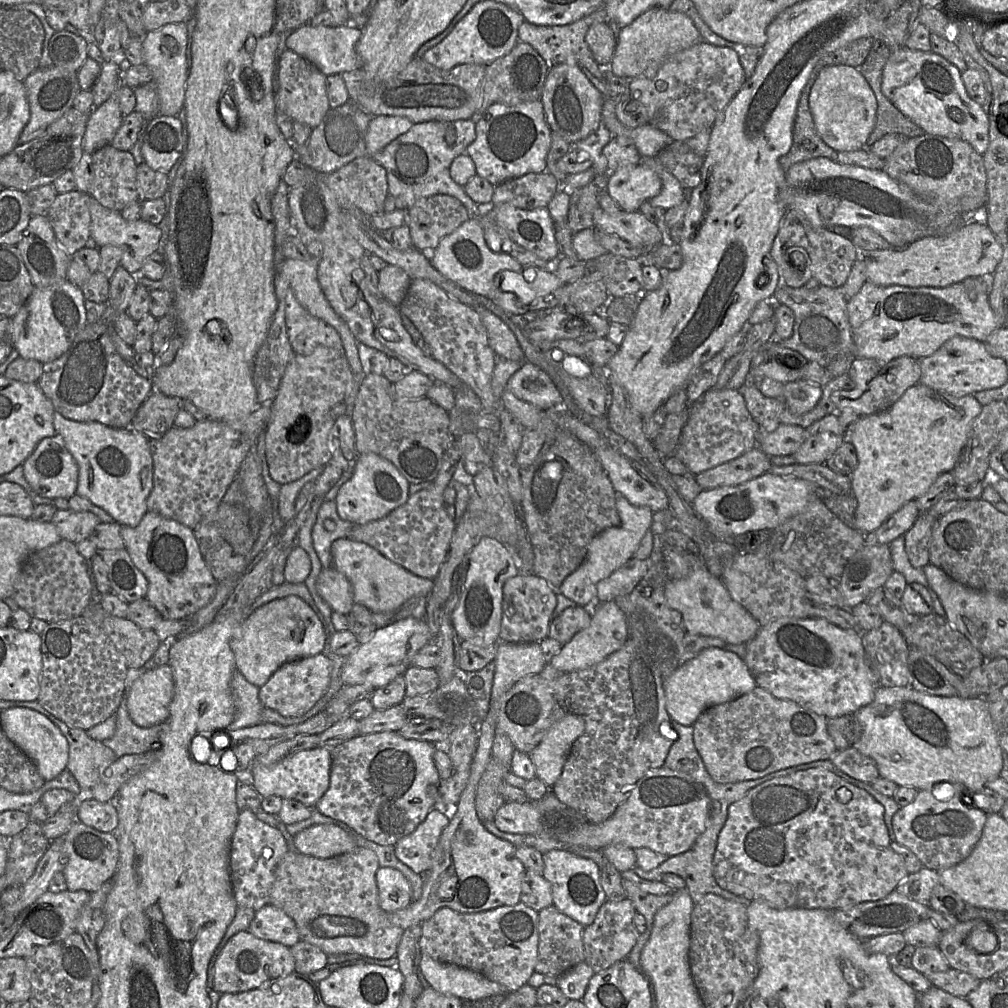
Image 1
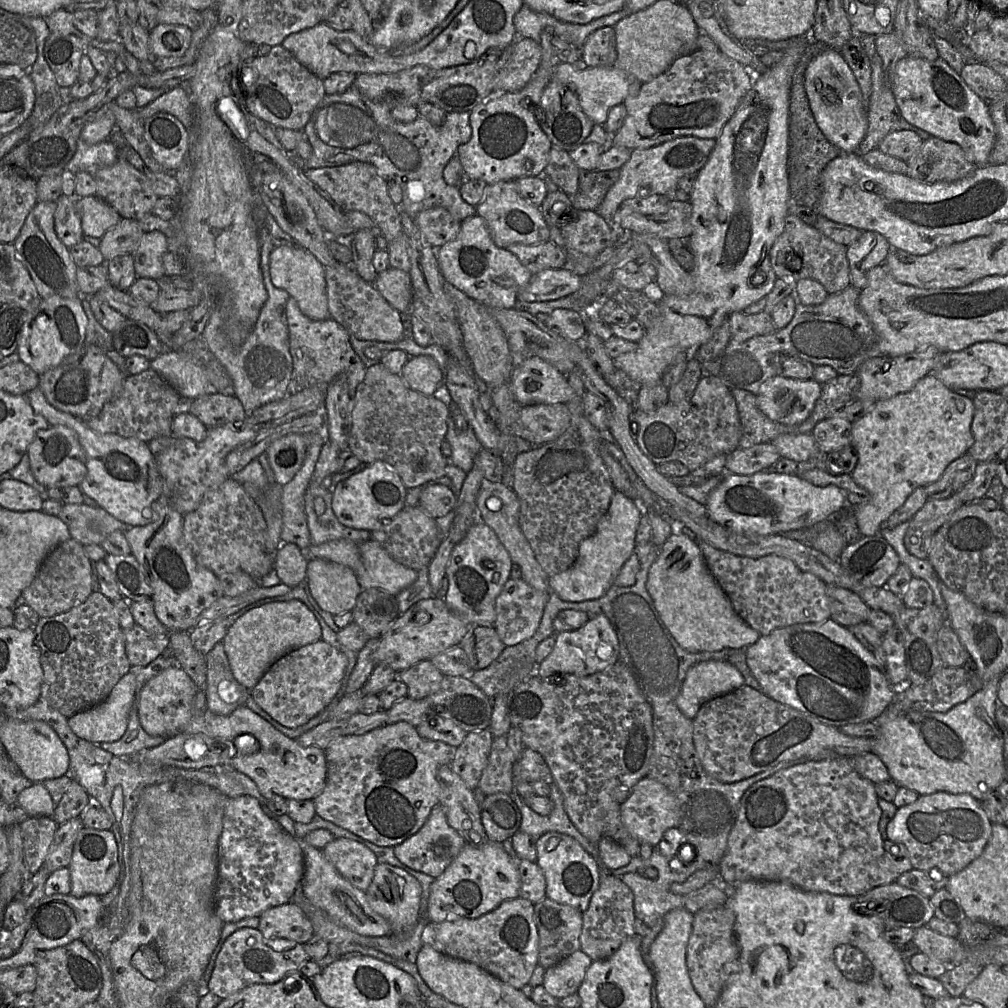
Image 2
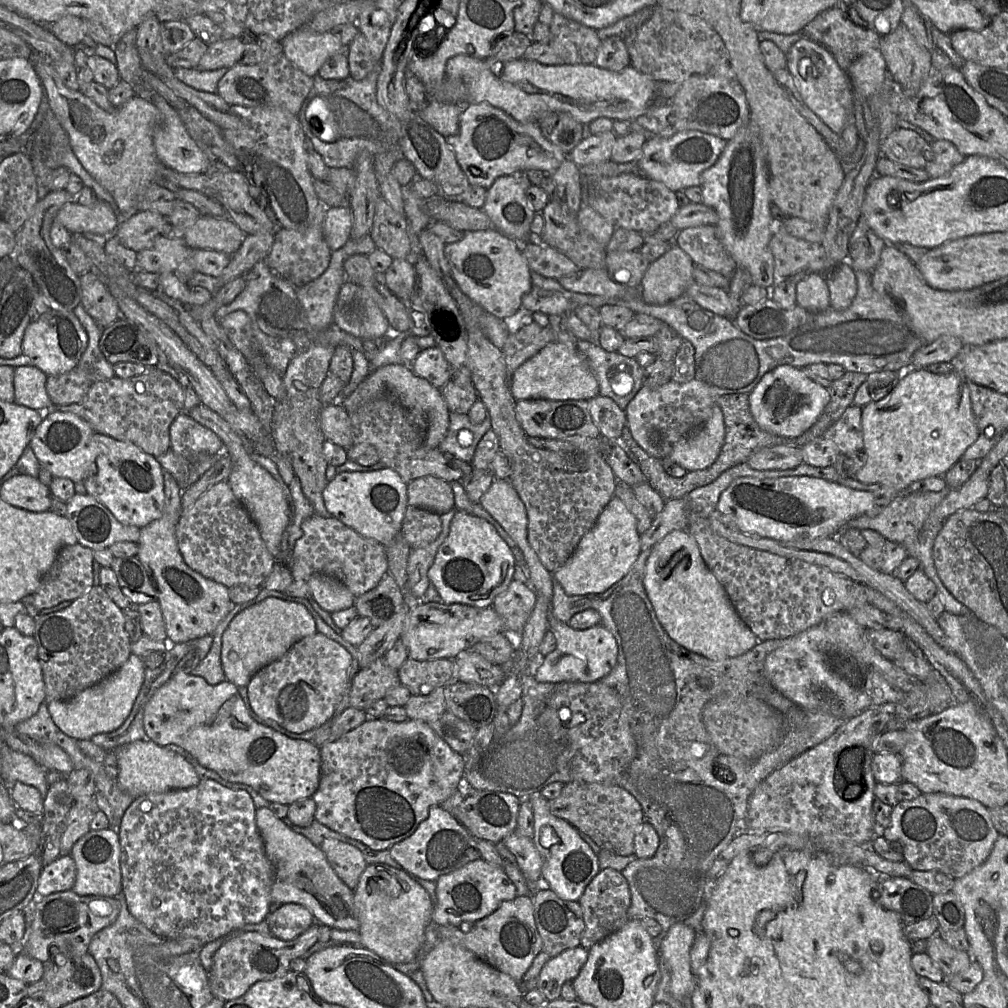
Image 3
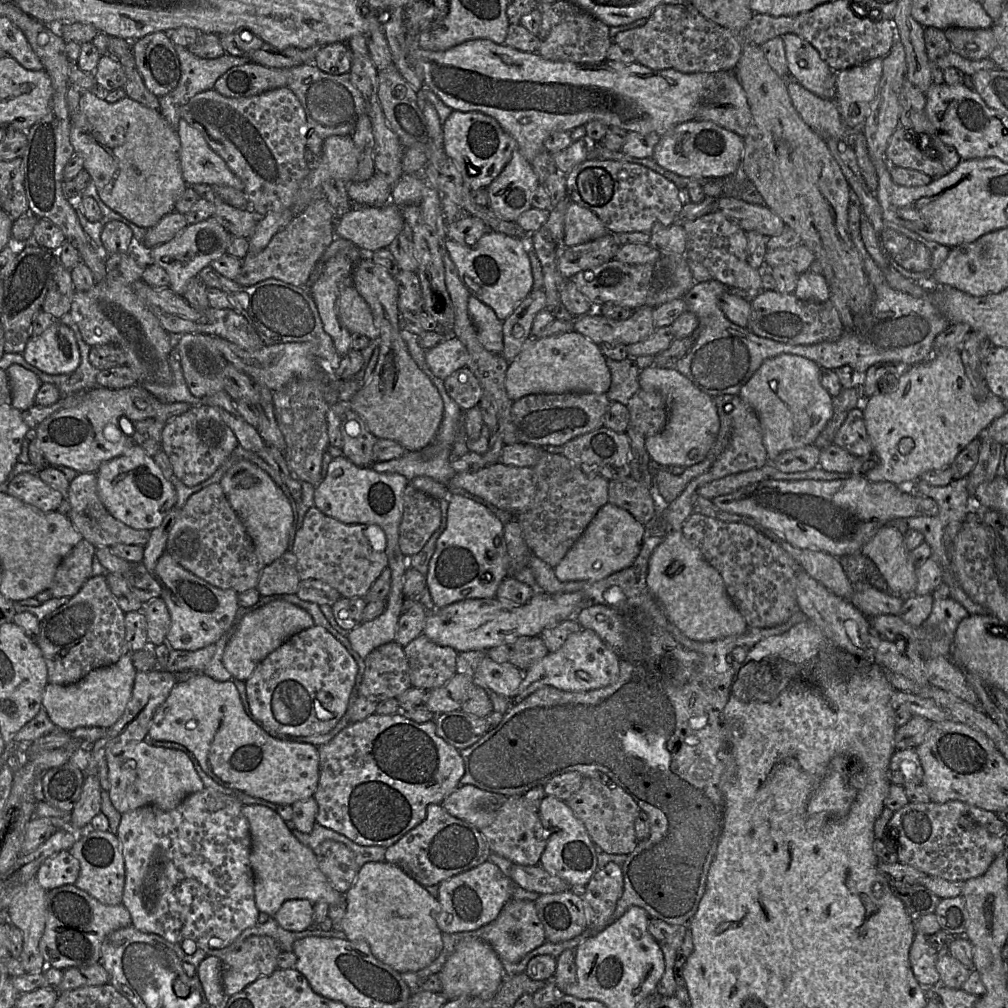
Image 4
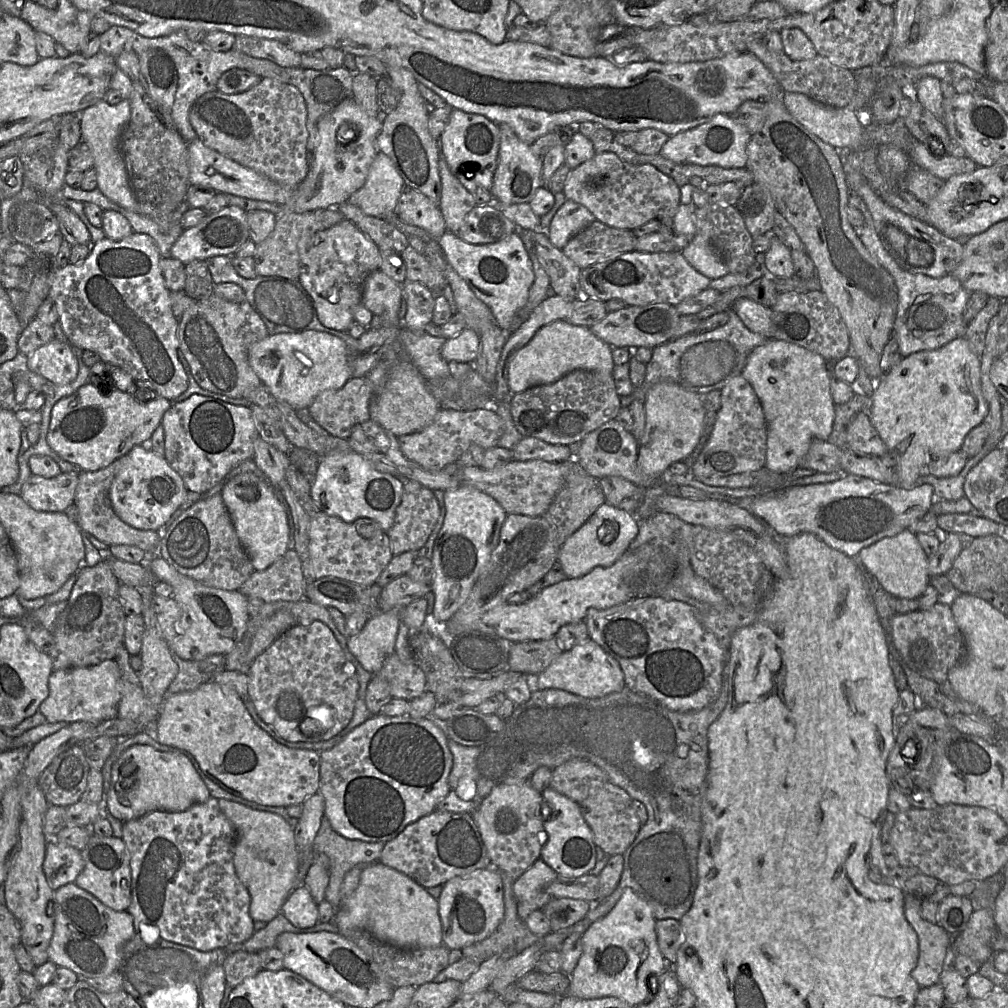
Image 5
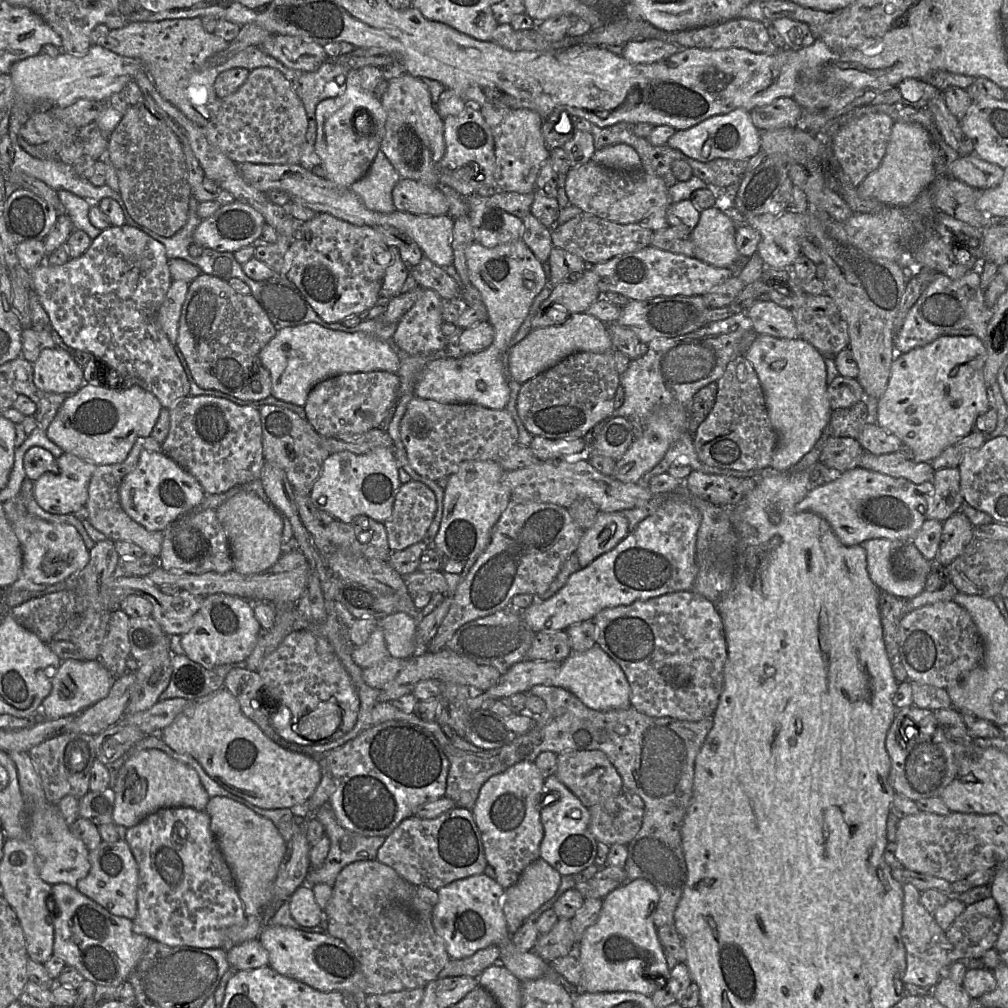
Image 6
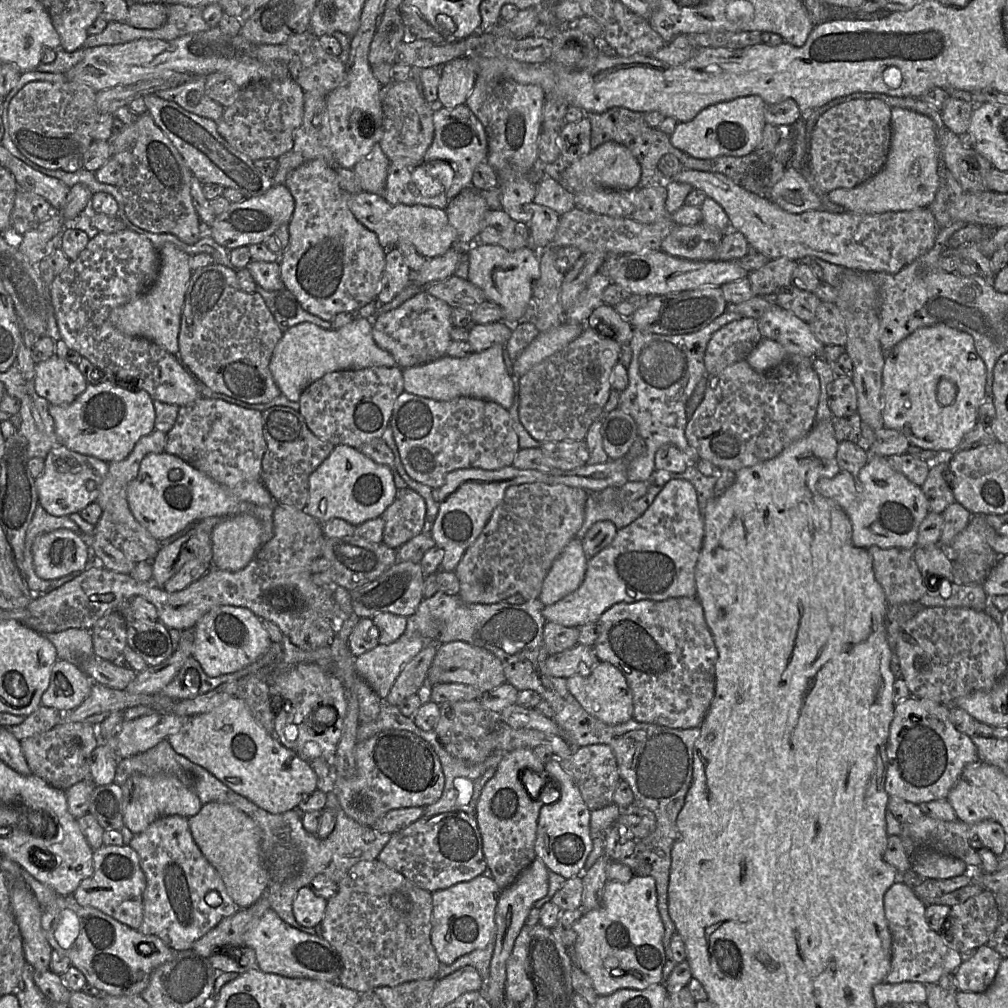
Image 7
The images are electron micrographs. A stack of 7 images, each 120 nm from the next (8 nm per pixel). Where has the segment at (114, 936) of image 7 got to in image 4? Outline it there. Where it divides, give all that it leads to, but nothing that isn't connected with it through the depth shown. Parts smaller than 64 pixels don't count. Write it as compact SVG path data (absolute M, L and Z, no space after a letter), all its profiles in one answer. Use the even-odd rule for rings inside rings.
M66 884L52 889L46 894L46 924L39 942L39 950L46 967L64 971L71 967L87 967L101 963L101 947L112 932L132 925L129 911L123 904L104 905L74 884Z

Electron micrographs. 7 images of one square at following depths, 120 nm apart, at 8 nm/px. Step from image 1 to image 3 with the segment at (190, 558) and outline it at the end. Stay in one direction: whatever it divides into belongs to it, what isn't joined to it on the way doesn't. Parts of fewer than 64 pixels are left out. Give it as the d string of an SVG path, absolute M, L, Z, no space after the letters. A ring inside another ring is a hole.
M163 471L163 480L165 496L163 514L159 519L140 528L136 557L142 563L157 592L157 601L161 606L167 636L175 644L180 644L212 635L236 604L231 602L226 586L203 577L183 560L176 539L176 527L182 513L182 490L168 471Z

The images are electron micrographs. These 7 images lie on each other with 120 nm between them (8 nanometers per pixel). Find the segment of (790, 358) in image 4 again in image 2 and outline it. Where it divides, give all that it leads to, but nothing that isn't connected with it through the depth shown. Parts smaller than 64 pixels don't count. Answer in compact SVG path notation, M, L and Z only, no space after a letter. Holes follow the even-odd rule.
M781 375L767 379L756 395L758 408L772 421L796 425L812 413L822 393L822 384Z

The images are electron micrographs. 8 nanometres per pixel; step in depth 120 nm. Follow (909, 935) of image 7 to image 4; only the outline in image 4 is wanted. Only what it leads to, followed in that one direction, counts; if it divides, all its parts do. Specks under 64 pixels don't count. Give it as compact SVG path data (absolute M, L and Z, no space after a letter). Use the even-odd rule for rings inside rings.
M916 932L909 952L909 962L914 976L924 989L941 985L936 968L938 950L928 943L927 937Z

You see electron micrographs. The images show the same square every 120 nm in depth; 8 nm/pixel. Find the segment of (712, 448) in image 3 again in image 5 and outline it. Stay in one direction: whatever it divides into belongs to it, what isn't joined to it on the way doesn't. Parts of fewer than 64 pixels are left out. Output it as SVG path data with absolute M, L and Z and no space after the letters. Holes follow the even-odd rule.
M663 381L650 387L645 396L645 428L638 444L637 465L649 477L662 475L671 464L684 461L696 448L705 426L700 394Z

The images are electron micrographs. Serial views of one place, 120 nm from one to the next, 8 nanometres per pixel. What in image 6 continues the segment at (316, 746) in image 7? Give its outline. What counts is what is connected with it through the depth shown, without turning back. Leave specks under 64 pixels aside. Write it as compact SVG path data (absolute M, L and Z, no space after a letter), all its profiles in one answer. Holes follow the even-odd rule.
M308 630L293 631L265 657L258 674L263 680L265 693L259 701L261 709L268 712L273 727L288 743L299 746L328 744L343 737L355 725L360 705L358 692L327 639ZM326 701L337 702L342 709L338 729L331 736L317 741L300 736L295 730L298 720Z

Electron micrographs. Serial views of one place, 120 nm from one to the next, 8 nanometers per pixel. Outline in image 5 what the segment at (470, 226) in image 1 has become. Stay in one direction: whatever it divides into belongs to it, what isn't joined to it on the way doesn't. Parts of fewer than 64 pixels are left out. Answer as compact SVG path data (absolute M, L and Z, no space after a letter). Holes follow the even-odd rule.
M446 230L439 239L447 263L465 280L472 291L492 310L500 328L509 330L515 315L529 297L535 280L532 261L518 233L489 244L471 244L457 233Z

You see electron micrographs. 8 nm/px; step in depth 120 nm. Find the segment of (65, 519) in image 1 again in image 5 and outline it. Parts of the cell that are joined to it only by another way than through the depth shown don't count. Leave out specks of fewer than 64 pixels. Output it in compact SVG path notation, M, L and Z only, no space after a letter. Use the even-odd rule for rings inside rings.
M112 462L96 471L79 471L75 490L74 504L79 511L78 526L82 532L88 532L107 545L136 546L146 554L157 553L160 556L160 535L154 530L140 530L123 522L114 512L109 489L117 473L117 466Z

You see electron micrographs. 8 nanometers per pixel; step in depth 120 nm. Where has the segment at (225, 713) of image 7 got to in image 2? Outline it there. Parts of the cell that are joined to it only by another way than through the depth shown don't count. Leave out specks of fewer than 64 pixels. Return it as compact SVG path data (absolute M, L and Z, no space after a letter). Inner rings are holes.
M179 666L165 669L150 679L140 692L138 717L143 730L150 736L170 738L179 734L204 734L222 743L234 742L244 734L253 736L256 745L238 747L230 766L249 777L266 799L313 800L327 780L325 749L304 747L271 724L240 706L229 715L217 715L207 708L206 693L198 689L189 675Z

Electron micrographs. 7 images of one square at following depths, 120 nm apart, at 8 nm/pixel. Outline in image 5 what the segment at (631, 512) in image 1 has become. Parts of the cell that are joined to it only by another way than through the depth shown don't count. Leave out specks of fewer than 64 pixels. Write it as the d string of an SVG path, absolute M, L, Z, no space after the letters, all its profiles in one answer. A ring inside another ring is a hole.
M604 503L561 546L558 562L569 579L584 576L595 567L610 567L628 550L638 532L635 514Z

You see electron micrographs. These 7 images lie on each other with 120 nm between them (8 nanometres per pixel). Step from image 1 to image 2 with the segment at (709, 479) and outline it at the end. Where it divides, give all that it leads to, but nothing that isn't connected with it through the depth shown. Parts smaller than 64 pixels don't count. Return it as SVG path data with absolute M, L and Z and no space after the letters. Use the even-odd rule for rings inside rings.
M759 443L748 448L737 448L727 454L726 474L752 475L770 468L781 458L772 443Z

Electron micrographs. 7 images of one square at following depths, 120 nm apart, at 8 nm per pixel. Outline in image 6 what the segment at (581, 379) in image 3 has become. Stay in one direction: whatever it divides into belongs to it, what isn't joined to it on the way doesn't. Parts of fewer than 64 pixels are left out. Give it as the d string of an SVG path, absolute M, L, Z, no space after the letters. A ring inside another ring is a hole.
M576 313L554 325L533 329L509 349L511 378L523 384L576 352L602 353L613 347L607 324L587 313Z

